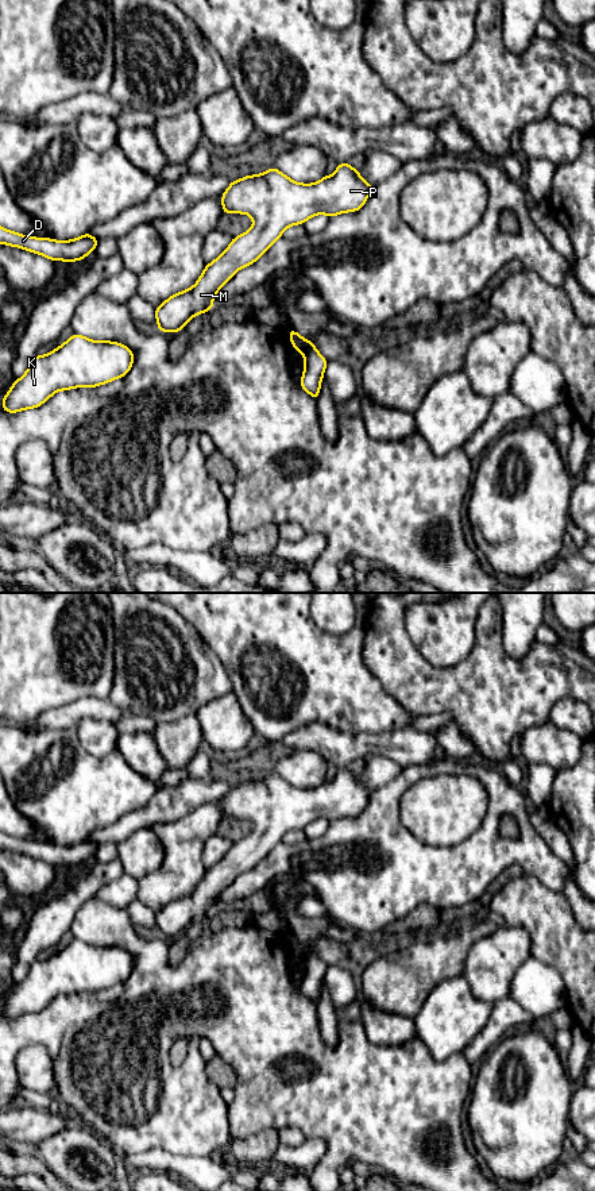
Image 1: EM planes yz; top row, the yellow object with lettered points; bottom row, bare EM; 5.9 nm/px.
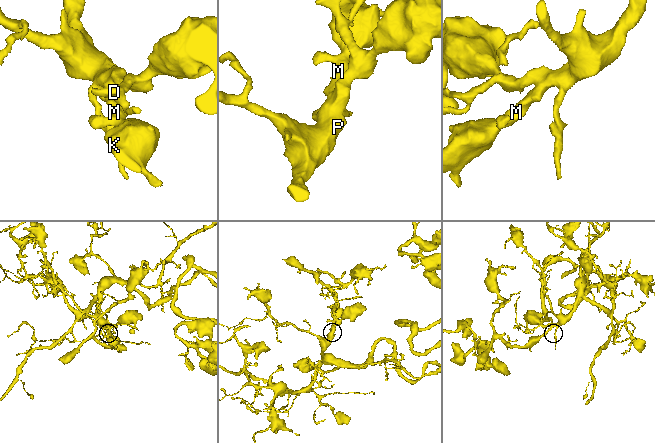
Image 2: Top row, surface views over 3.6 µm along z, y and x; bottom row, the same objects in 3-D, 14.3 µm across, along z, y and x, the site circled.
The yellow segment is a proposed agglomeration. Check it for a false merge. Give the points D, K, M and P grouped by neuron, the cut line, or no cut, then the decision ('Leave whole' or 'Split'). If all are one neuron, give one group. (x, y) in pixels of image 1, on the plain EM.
Groups: D K M P. No split. Leave whole

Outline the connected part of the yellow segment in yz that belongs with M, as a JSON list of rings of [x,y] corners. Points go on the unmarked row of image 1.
[[[348,767],[339,768],[332,780],[314,789],[294,787],[275,772],[231,786],[221,799],[223,818],[250,820],[254,829],[205,871],[190,894],[155,913],[158,934],[182,936],[193,921],[210,916],[217,897],[237,875],[258,866],[287,832],[321,818],[333,822],[359,816],[372,793]]]

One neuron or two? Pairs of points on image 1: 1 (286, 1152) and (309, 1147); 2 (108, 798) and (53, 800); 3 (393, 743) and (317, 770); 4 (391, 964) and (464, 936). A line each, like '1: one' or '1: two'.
1: one
2: one
3: two
4: one

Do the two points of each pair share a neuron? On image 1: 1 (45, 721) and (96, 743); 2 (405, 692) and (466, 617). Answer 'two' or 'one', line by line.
1: two
2: two

